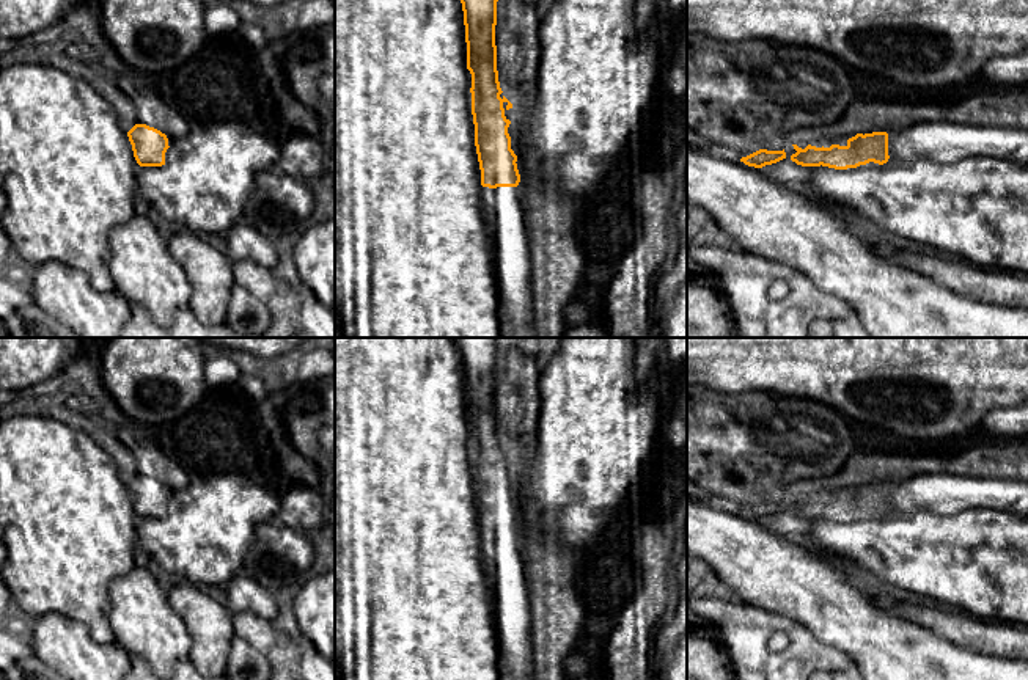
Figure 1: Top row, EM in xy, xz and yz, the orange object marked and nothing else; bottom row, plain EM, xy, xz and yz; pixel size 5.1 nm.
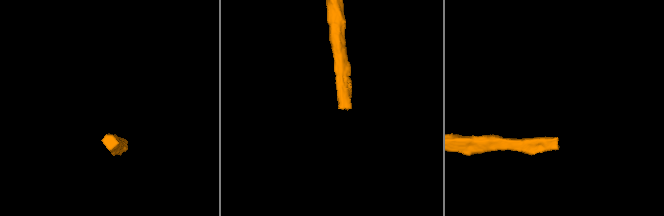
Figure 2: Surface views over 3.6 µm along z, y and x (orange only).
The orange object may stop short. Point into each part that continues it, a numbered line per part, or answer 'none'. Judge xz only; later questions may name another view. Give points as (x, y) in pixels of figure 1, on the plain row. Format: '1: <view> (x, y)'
1: xz (503, 563)

